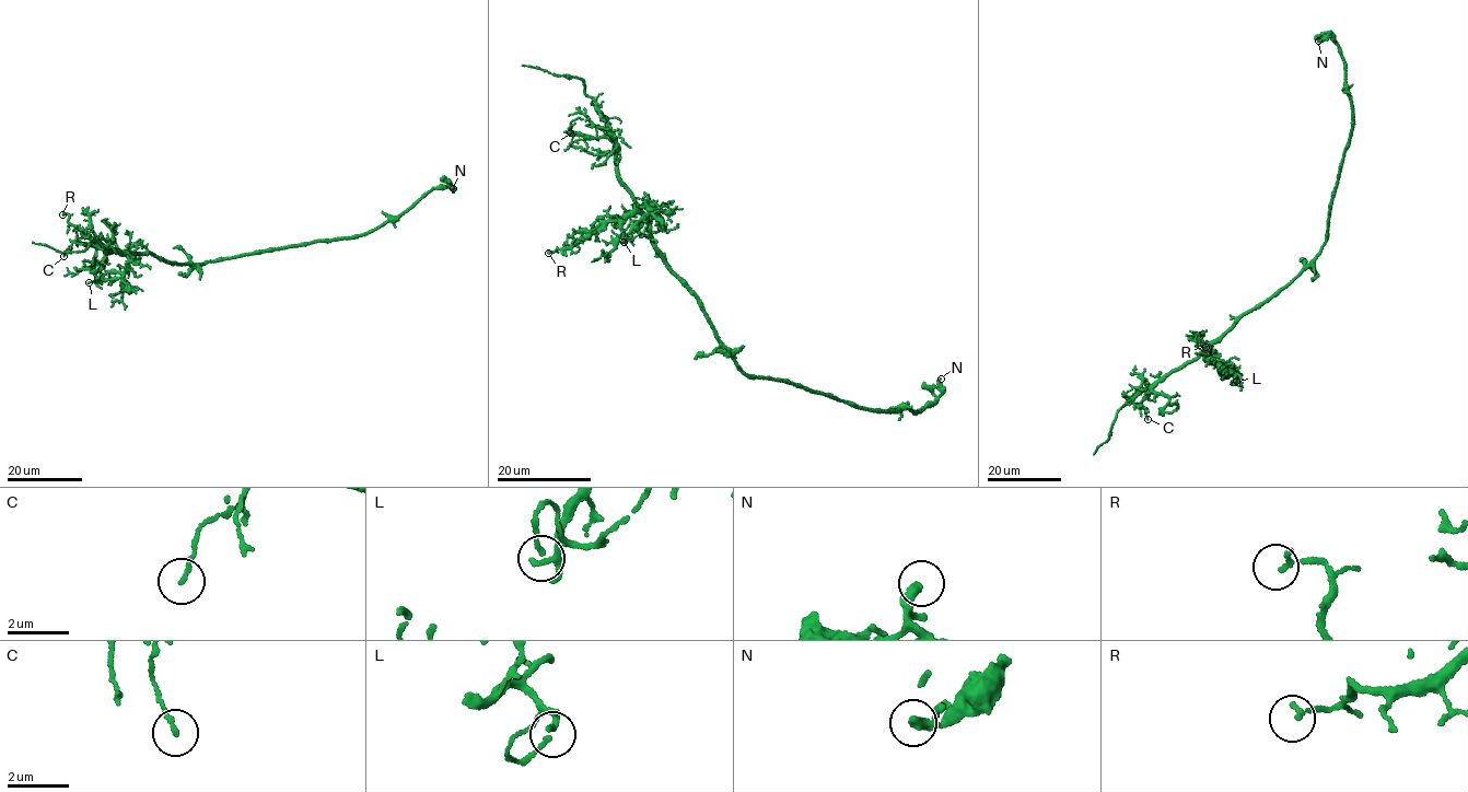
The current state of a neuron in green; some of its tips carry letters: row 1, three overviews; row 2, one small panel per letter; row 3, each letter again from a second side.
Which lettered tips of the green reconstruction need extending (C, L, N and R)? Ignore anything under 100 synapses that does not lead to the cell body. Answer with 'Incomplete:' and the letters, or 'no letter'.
Incomplete: no letter

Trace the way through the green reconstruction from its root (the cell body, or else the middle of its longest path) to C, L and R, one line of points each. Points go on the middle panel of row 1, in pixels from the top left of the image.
C: (724, 349), (696, 296), (672, 274), (653, 248), (644, 217), (622, 185), (612, 141), (569, 128), (570, 132)
L: (724, 349), (696, 296), (653, 248), (644, 207), (650, 218), (628, 239), (624, 234), (624, 242)
R: (724, 349), (696, 296), (672, 274), (653, 248), (640, 213), (609, 221), (570, 246), (548, 253)

